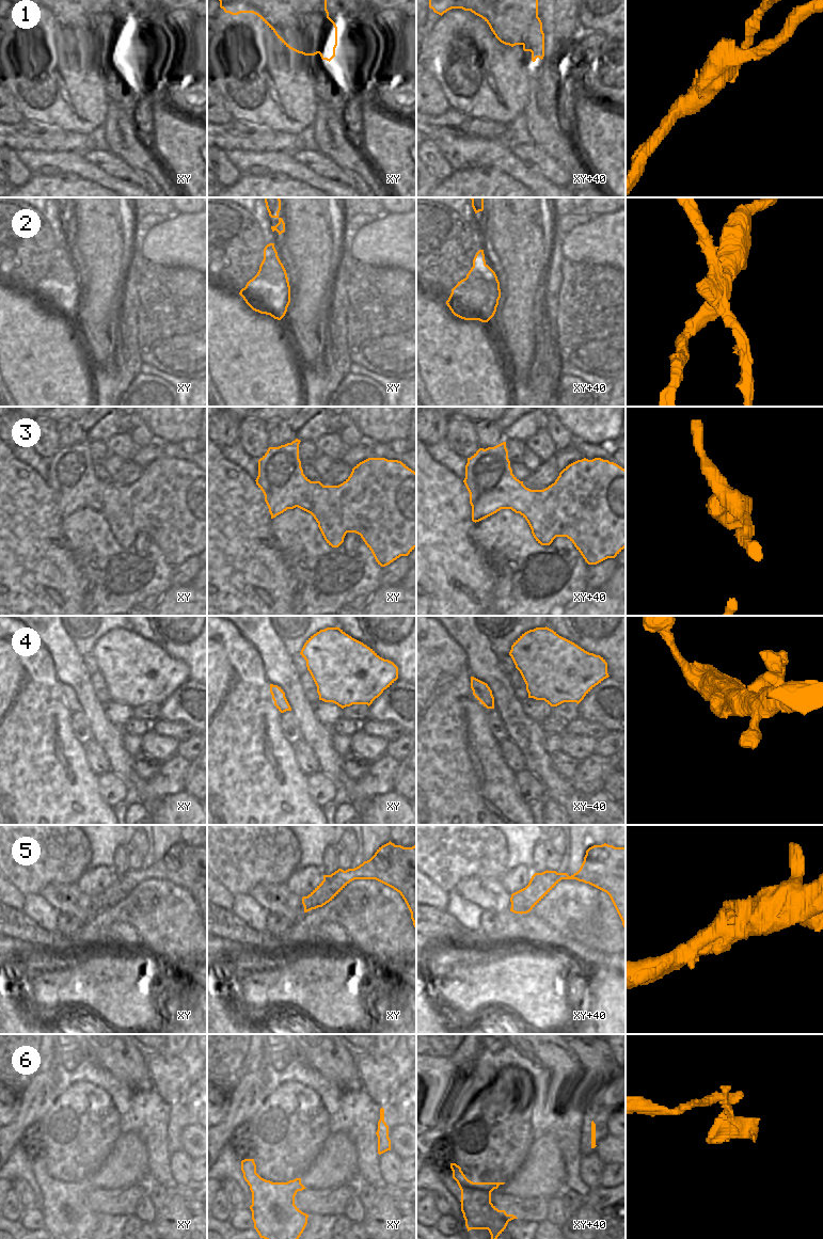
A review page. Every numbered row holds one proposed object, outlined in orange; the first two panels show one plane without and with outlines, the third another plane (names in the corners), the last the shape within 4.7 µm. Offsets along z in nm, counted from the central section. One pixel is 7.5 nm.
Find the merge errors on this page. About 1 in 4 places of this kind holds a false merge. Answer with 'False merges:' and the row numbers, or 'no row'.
False merges: 1, 2

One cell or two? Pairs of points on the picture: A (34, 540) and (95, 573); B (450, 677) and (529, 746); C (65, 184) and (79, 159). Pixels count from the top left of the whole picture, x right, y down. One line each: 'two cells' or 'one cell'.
A: two cells
B: two cells
C: two cells

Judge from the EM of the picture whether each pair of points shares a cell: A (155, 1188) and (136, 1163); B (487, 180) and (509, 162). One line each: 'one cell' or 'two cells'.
A: two cells
B: two cells

